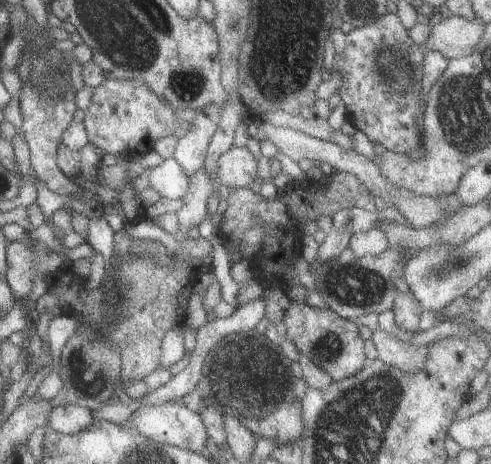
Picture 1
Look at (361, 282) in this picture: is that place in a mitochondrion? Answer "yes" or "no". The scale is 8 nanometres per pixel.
yes

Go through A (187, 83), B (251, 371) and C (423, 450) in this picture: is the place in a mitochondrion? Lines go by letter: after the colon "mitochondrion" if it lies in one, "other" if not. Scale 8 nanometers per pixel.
A: mitochondrion
B: mitochondrion
C: other

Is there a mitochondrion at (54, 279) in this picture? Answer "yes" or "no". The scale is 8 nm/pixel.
no

